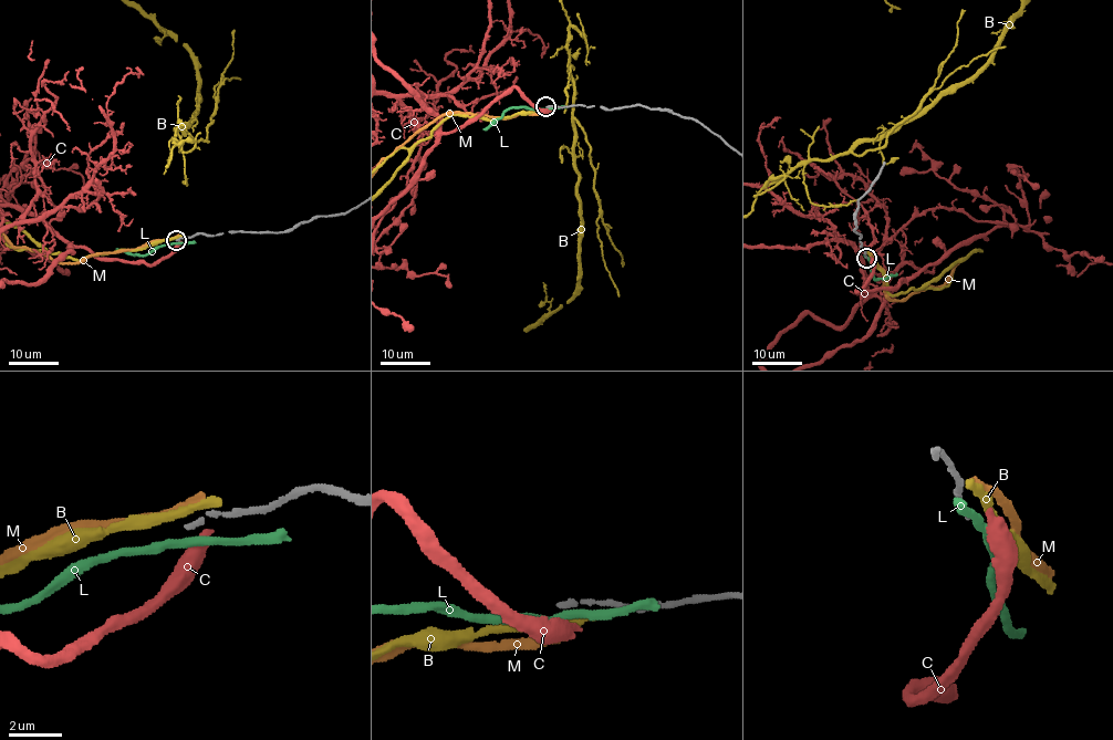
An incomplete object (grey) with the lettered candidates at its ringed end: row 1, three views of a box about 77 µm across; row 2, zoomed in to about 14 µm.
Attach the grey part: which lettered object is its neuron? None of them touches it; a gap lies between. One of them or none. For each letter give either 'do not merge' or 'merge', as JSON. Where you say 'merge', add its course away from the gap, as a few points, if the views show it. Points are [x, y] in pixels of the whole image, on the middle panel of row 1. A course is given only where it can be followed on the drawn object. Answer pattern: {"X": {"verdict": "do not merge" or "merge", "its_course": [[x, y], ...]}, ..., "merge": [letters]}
{"B": {"verdict": "do not merge"}, "C": {"verdict": "do not merge"}, "L": {"verdict": "do not merge"}, "M": {"verdict": "do not merge"}, "merge": []}

